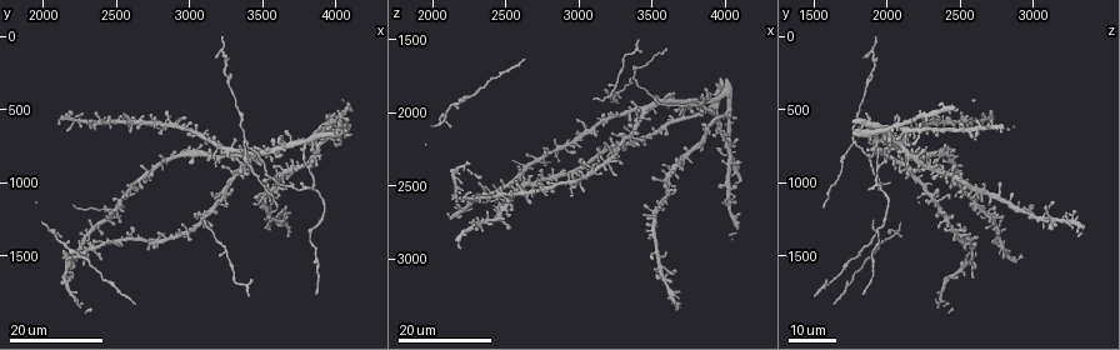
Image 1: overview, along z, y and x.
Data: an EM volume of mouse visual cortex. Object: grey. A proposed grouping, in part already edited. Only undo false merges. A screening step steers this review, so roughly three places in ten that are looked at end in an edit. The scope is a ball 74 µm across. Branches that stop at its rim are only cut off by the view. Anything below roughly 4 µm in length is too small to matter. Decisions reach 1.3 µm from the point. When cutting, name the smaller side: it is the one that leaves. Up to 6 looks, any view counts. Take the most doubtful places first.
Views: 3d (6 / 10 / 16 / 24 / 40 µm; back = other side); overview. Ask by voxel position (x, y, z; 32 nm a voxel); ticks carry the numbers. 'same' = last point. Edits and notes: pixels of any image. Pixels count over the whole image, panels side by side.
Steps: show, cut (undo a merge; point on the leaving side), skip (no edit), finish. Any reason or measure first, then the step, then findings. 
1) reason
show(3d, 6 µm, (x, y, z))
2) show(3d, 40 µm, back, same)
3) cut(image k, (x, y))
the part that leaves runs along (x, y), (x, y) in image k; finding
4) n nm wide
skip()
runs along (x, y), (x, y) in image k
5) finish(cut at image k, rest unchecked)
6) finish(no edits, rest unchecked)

show(3d, 16 µm, (3380, 740, 1760))

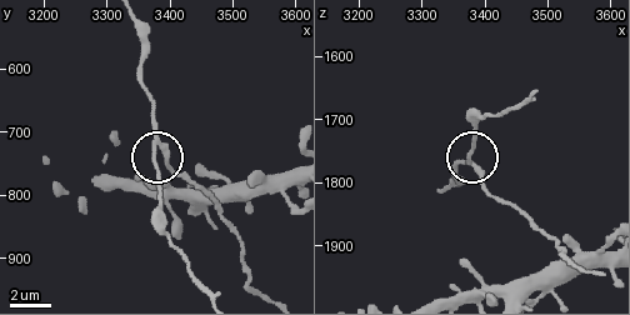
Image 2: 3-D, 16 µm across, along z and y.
show(3d, 6 µm, (3375, 725, 1770))

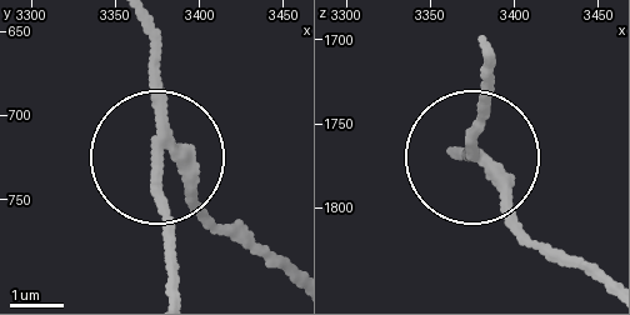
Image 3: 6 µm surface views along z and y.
other side
show(3d, 6 µm, back, (3376, 722, 1768))

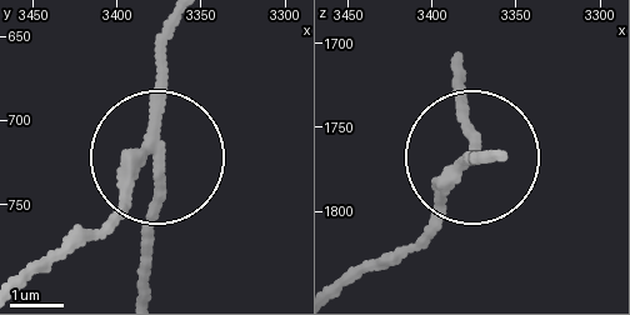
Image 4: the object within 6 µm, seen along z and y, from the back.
side arm 19 µm
cut(image 4, (150, 211))
the part that leaves runs along (160, 138), (146, 281) in image 4; two neurons meet here

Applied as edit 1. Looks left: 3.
three-way junction
show(3d, 16 µm, (3860, 1000, 1920))

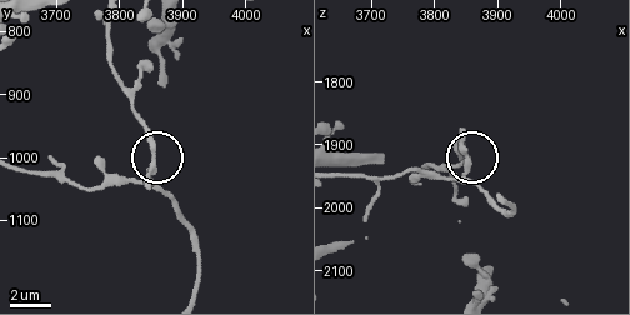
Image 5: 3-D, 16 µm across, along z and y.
show(3d, 6 µm, same)

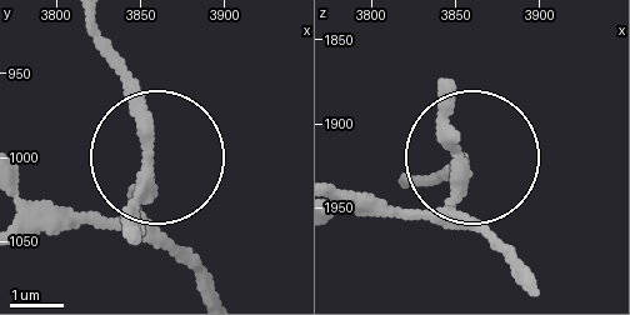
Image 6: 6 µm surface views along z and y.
show(3d, 6 µm, back, same)

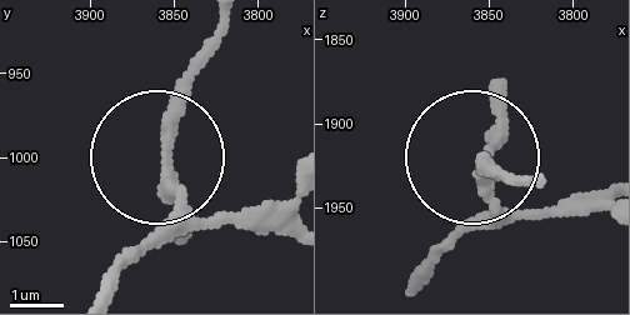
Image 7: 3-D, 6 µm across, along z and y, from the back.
3 arms
skip()
runs along (221, 29), (168, 159), (168, 218), (145, 240) in image 7; one neuron here

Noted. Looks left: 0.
finish(cut at image 4, rest unchecked)

